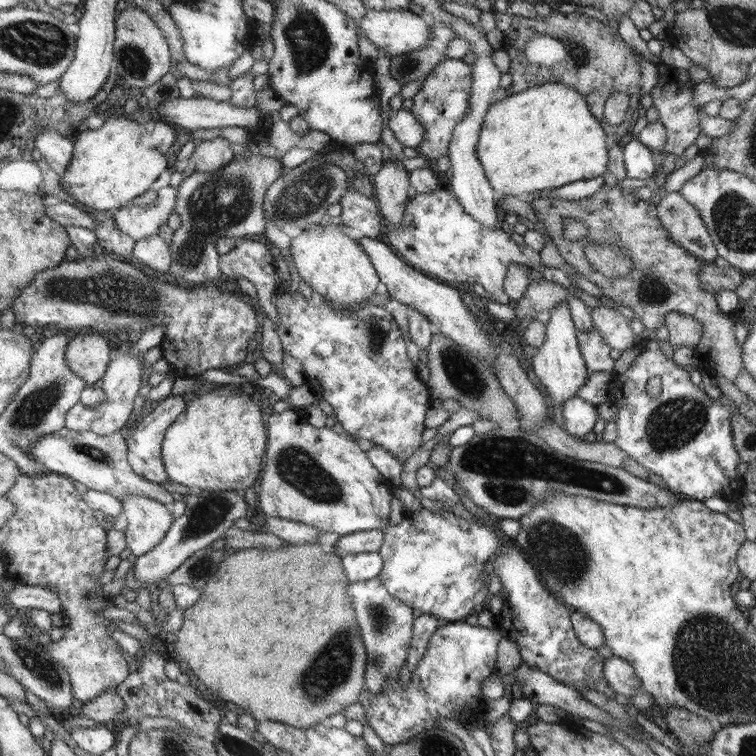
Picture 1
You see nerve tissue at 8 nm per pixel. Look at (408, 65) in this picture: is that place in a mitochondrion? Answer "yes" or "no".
yes

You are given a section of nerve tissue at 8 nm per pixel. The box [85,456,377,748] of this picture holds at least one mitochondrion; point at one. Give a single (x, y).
(320, 680)

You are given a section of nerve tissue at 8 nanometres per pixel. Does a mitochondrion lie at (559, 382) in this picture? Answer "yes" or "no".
no

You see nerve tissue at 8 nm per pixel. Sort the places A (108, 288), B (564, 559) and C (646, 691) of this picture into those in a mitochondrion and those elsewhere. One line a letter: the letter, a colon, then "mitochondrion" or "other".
A: mitochondrion
B: mitochondrion
C: other

